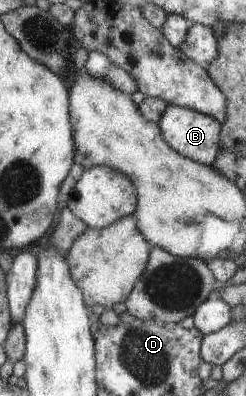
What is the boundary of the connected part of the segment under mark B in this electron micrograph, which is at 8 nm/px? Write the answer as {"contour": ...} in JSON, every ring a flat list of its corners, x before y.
{"contour":[[169,105,163,116,161,116,158,126,165,142,173,150,179,152,181,156,206,166,212,166,213,162,216,161,221,130,220,123,215,118,189,108]]}

